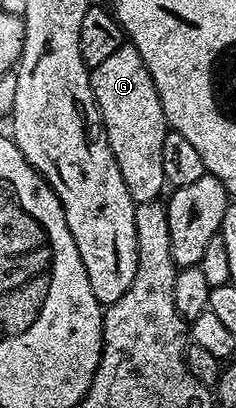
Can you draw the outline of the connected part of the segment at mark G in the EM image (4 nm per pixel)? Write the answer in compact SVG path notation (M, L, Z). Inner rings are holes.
M130 44L120 46L118 52L102 60L102 64L91 67L90 77L94 100L100 109L114 160L118 160L118 172L122 172L122 180L126 180L130 196L138 204L157 201L166 190L162 144L170 127L162 112L158 88L154 88L154 80L142 56L138 56L138 48Z

